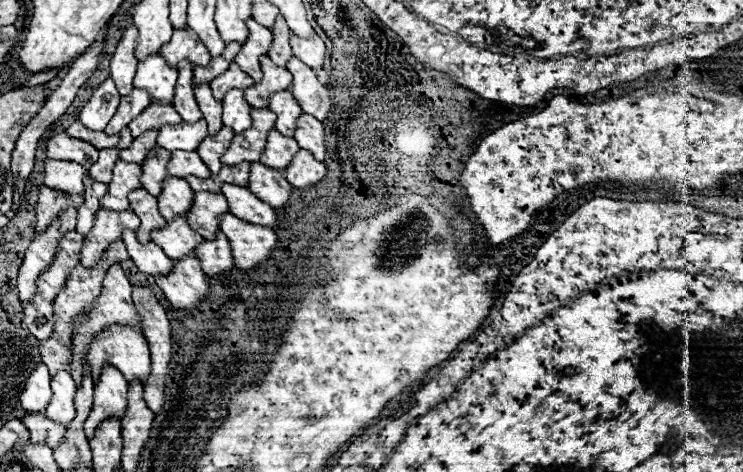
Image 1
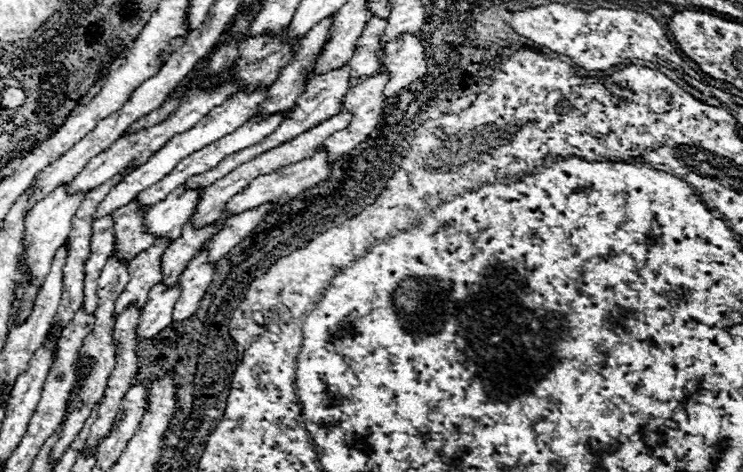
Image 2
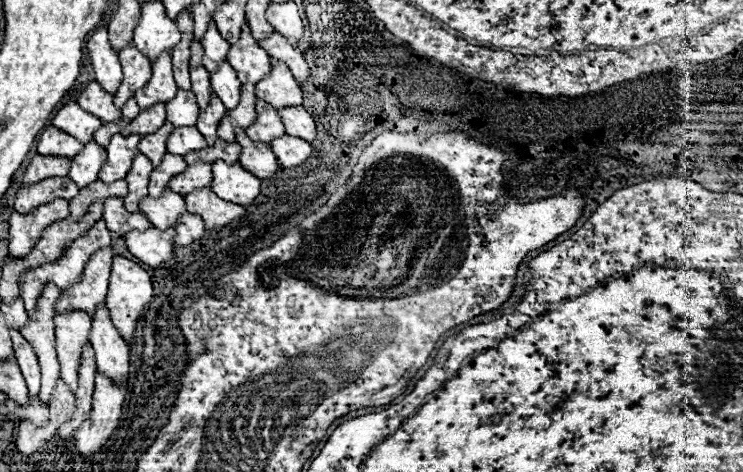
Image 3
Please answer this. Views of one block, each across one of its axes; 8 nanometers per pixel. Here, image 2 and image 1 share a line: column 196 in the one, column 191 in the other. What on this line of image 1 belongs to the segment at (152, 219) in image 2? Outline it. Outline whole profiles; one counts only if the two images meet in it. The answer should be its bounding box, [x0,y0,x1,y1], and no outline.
[158,176,194,220]

